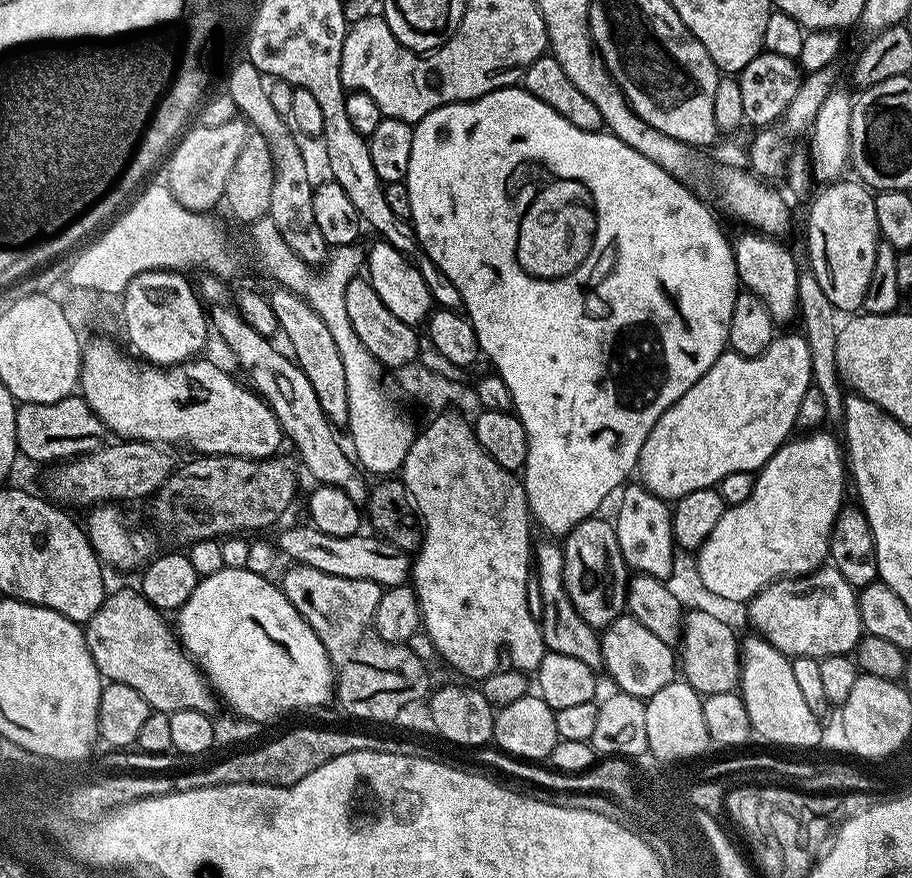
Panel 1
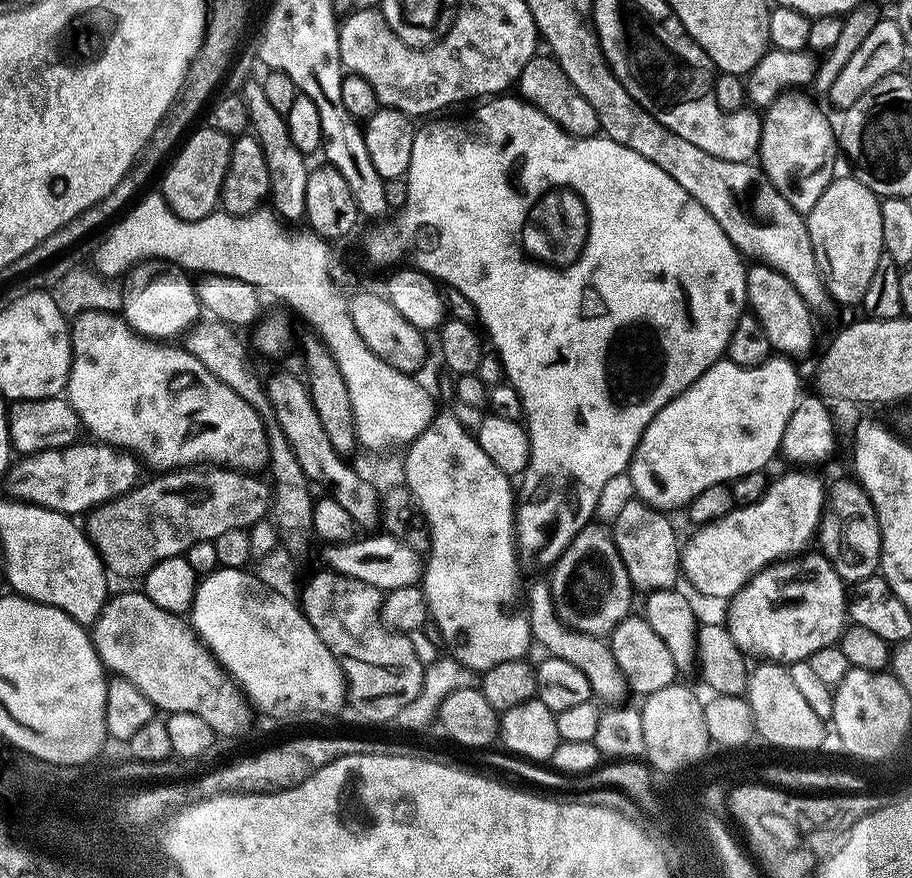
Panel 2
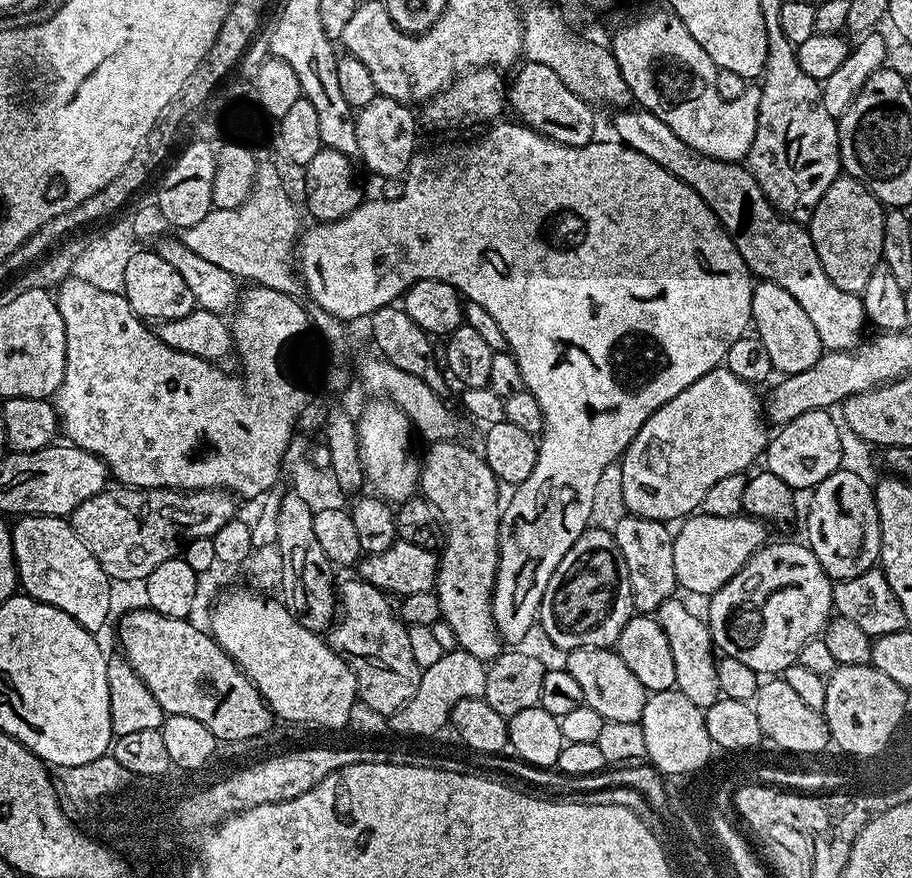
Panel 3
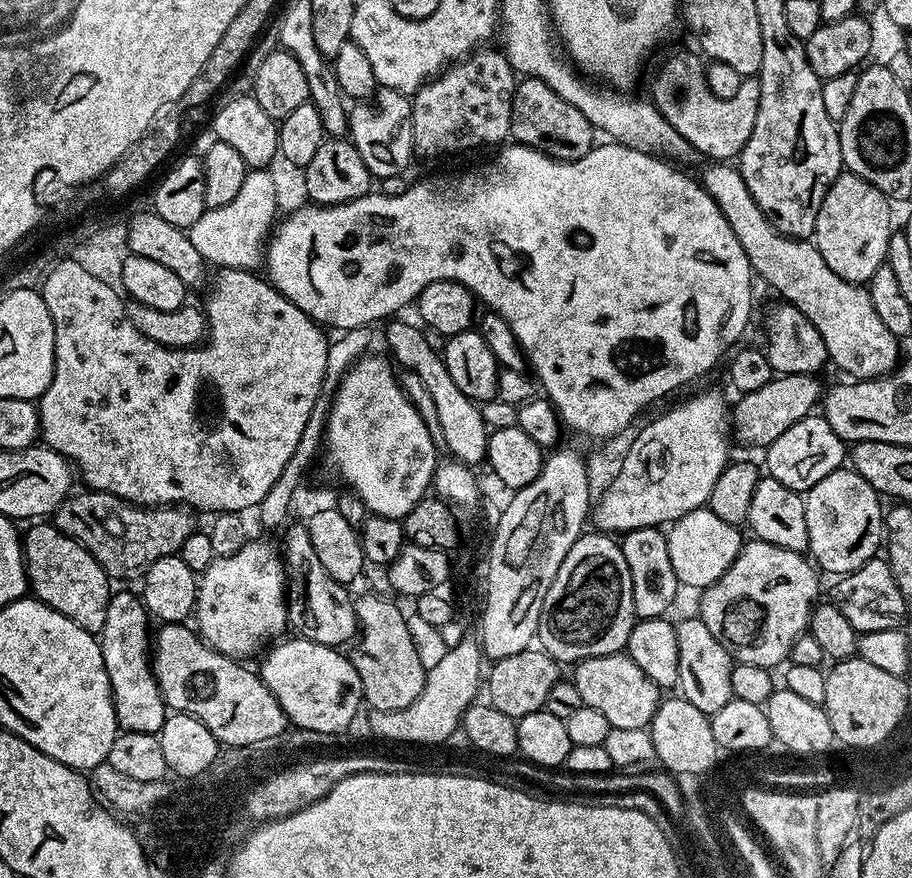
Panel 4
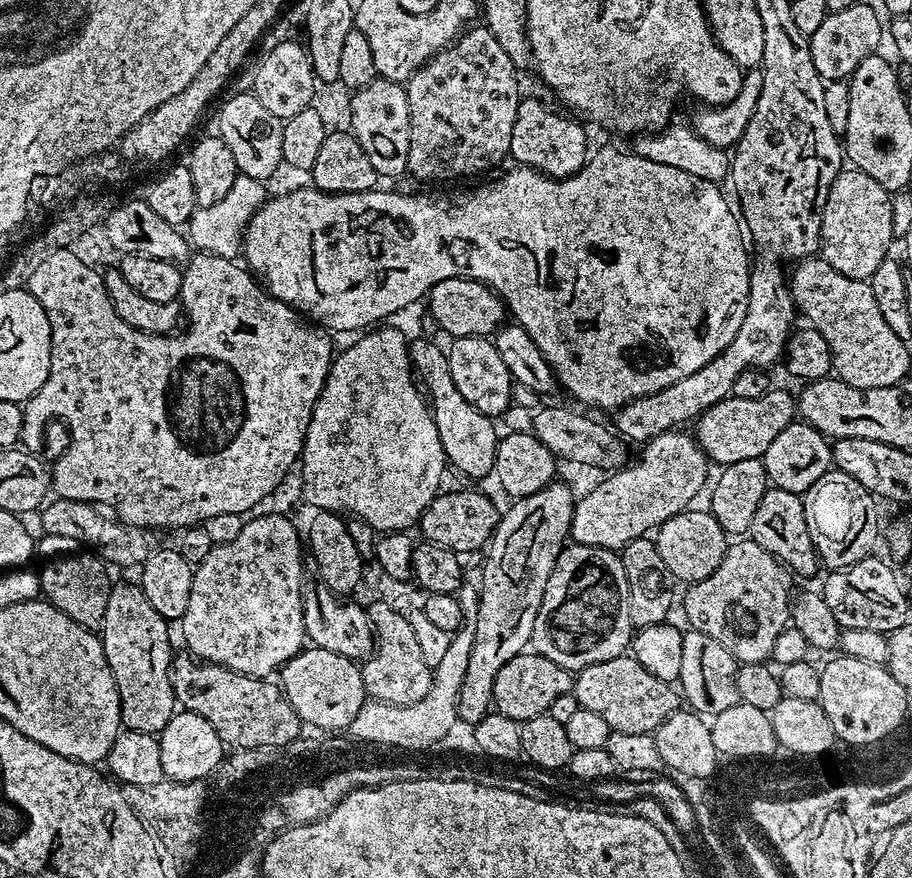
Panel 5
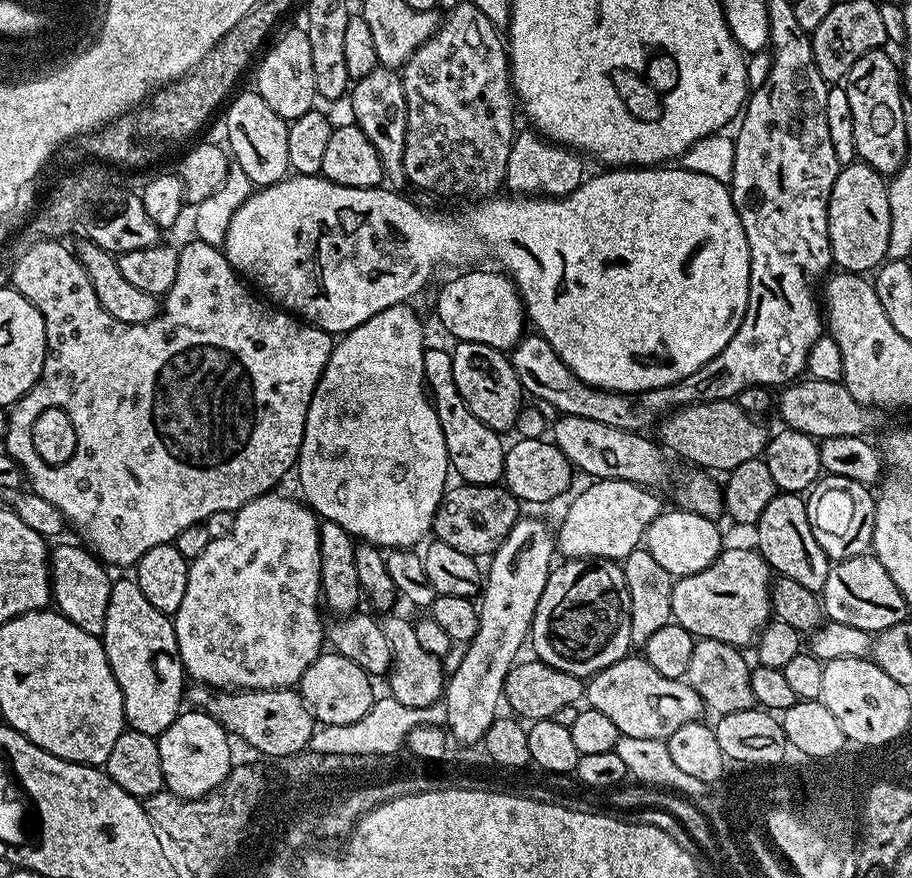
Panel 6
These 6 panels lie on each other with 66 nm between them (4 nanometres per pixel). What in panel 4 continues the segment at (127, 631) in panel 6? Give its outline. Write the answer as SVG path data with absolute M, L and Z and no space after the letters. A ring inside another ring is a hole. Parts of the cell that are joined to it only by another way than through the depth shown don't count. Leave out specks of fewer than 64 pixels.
M117 591L108 601L106 610L106 622L104 628L98 633L100 649L102 650L102 662L106 666L108 681L112 687L112 705L116 711L117 725L126 732L155 732L159 733L170 715L170 709L164 702L164 696L160 693L160 682L156 679L154 660L150 655L150 640L148 644L148 620L150 613L144 607L144 601L139 595L132 592Z

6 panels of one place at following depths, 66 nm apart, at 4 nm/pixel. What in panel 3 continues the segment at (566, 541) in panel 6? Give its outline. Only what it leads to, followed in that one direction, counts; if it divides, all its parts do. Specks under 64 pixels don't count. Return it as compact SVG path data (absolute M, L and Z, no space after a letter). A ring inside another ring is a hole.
M721 366L710 370L698 378L698 382L686 386L682 394L670 398L670 402L654 410L622 457L622 490L625 492L627 511L651 520L679 521L693 515L703 505L706 490L710 490L718 478L747 473L748 467L759 456L761 459L765 455L770 439L769 425L762 415L762 400L756 397L756 392L753 385L730 374L727 366Z

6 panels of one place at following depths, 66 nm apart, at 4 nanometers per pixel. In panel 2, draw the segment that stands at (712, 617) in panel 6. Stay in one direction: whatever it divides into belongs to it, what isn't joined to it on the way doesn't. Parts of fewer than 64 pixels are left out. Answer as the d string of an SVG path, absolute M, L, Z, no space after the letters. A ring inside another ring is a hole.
M800 554L795 558L784 558L775 564L769 564L758 574L754 574L731 597L726 627L740 651L745 657L760 656L764 662L779 662L785 666L807 660L818 650L831 648L843 636L848 615L848 597L845 581L832 568L830 561L822 554L808 556Z

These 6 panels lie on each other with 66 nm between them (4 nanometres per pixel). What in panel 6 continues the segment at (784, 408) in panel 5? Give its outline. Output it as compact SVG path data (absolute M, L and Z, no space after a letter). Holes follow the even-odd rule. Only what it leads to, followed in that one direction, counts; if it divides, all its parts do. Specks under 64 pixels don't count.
M715 400L709 404L688 404L665 416L658 425L658 440L669 453L677 452L692 466L709 473L727 474L742 466L742 462L763 457L768 447L770 432L755 416L746 414L735 400Z

